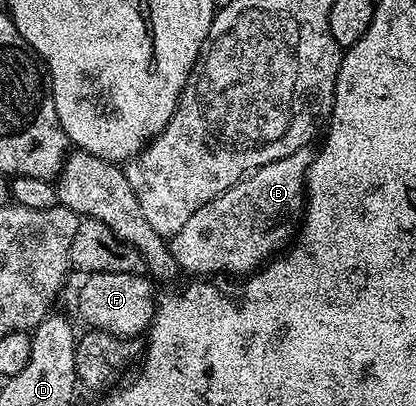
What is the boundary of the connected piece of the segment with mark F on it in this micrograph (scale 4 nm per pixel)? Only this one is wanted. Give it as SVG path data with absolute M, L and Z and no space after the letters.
M96 271L84 279L86 281L79 291L77 307L90 328L122 338L136 338L148 330L157 301L155 295L153 299L154 284L144 274Z

